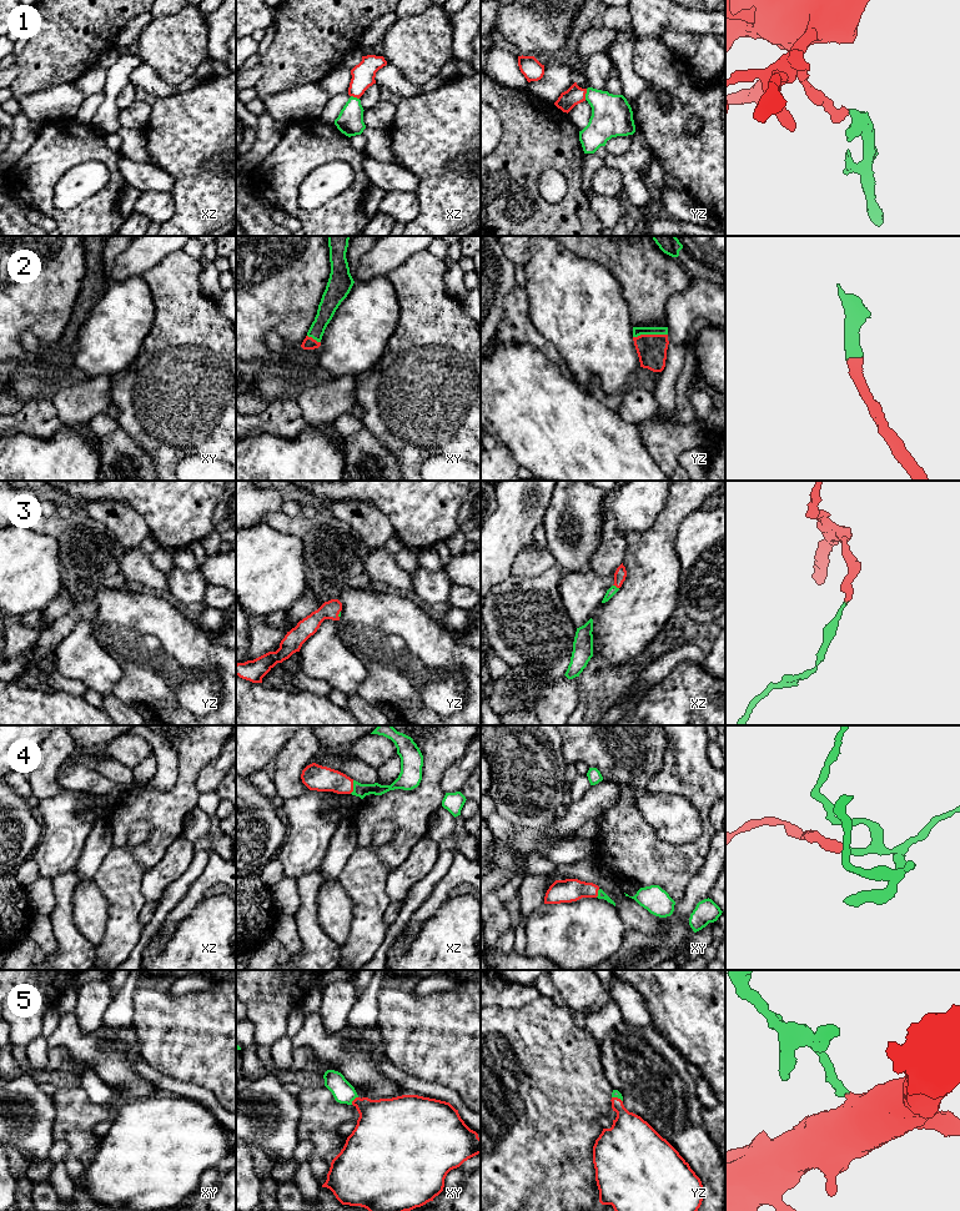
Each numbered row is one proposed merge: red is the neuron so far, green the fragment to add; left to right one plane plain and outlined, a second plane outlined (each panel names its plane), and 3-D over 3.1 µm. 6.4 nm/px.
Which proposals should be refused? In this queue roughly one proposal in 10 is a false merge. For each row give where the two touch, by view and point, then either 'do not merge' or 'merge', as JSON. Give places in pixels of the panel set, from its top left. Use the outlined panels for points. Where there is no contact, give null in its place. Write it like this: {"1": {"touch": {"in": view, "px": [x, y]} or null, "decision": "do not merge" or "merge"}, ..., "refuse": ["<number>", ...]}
{"1": {"touch": {"in": "yz", "px": [586, 93]}, "decision": "merge"}, "2": {"touch": {"in": "yz", "px": [649, 335]}, "decision": "merge"}, "3": {"touch": {"in": "xz", "px": [616, 586]}, "decision": "merge"}, "4": {"touch": {"in": "xz", "px": [352, 787]}, "decision": "merge"}, "5": {"touch": {"in": "xy", "px": [353, 1100]}, "decision": "merge"}, "refuse": []}

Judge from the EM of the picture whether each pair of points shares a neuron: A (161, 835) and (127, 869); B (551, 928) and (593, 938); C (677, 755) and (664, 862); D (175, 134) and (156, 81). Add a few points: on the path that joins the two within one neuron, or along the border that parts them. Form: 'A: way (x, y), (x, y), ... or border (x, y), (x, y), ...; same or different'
A: border (131, 848), (131, 855), (146, 870); different
B: way (561, 936), (567, 943), (574, 945), (583, 938); same
C: way (703, 787), (705, 837), (695, 848); same
D: border (172, 95), (157, 99); different

